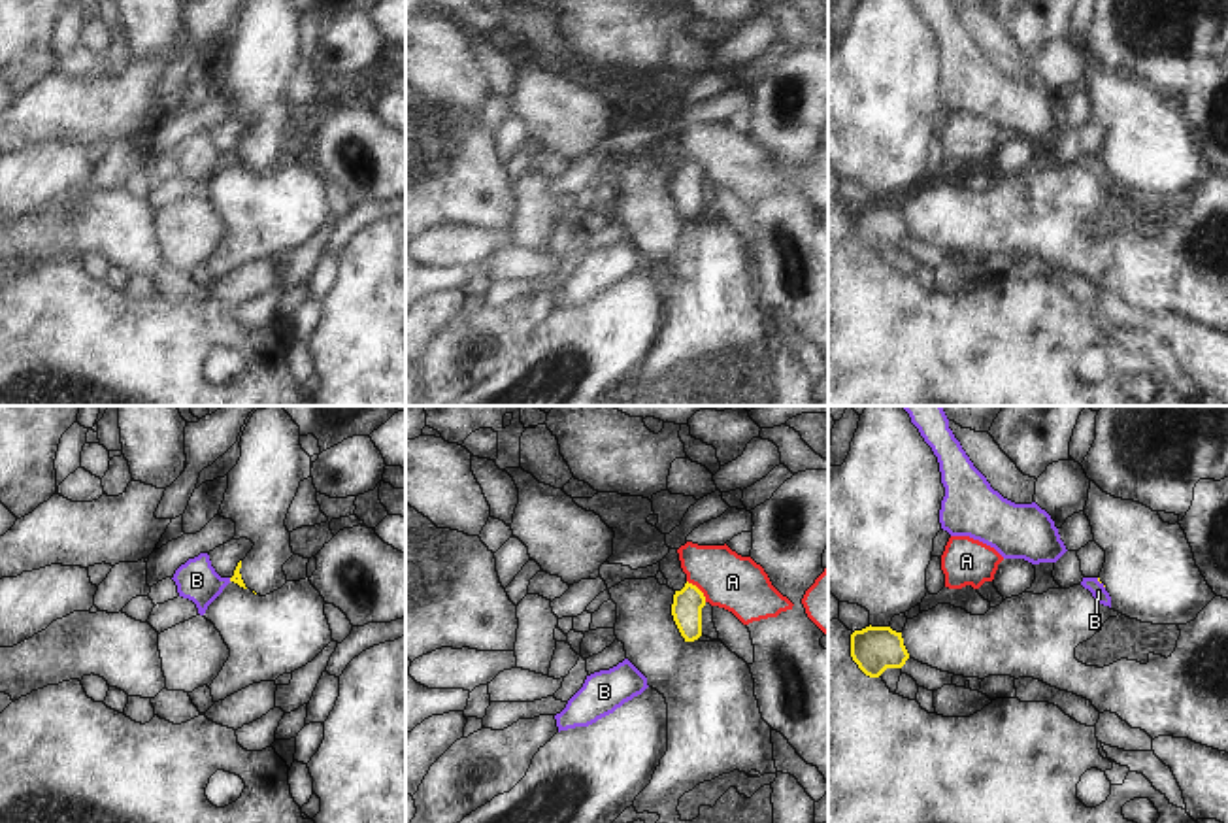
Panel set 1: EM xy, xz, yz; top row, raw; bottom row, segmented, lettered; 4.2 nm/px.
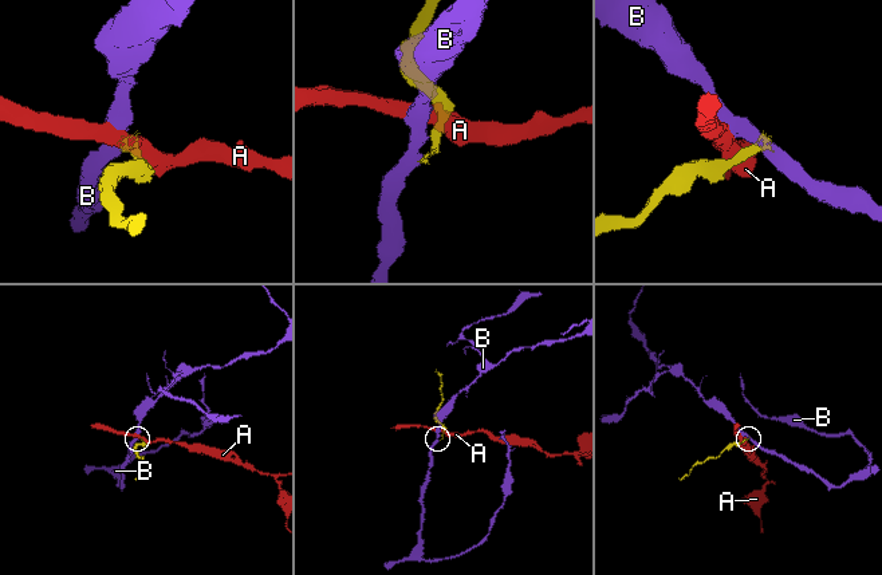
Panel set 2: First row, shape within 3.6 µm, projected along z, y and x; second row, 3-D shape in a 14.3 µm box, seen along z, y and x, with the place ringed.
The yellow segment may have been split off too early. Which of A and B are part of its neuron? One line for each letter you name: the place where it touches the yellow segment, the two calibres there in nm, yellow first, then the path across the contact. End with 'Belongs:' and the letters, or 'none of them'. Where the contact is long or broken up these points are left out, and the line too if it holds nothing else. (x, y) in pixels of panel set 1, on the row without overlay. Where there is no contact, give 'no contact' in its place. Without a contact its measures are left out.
Belongs: none of them

